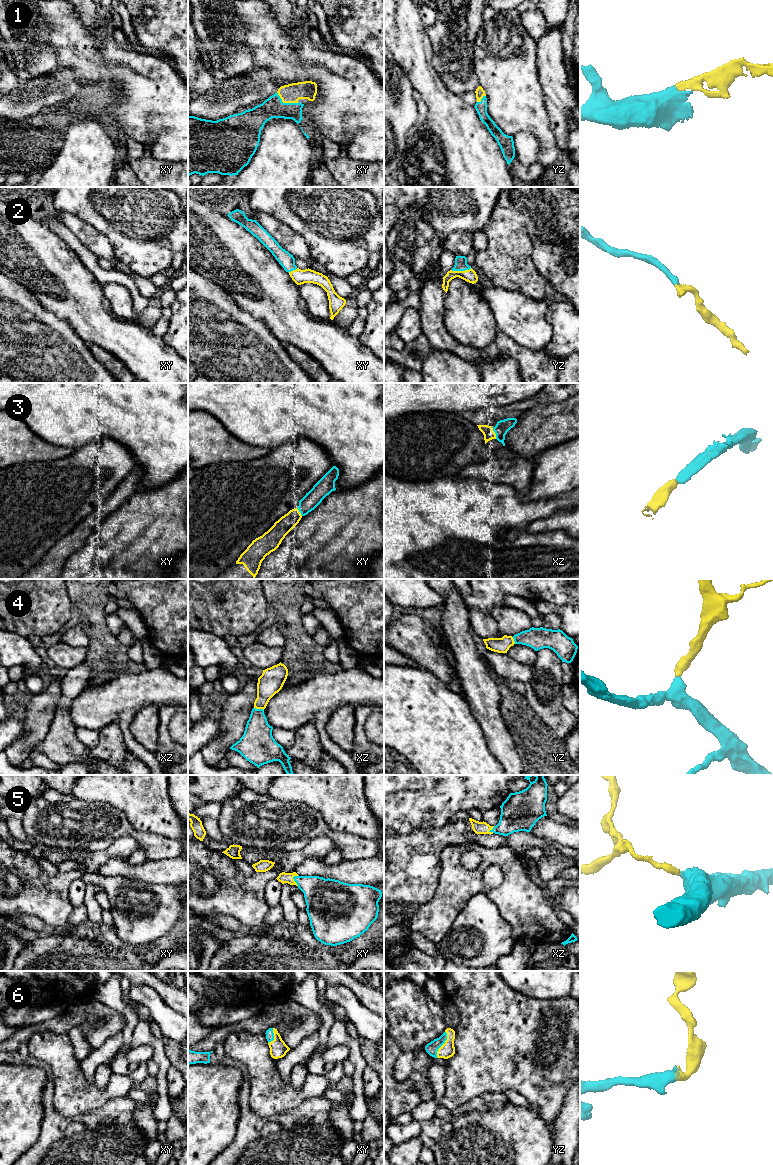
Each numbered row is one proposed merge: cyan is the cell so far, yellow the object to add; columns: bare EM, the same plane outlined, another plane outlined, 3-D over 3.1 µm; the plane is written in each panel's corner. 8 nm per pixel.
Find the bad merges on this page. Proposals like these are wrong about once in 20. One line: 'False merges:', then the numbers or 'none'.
False merges: none

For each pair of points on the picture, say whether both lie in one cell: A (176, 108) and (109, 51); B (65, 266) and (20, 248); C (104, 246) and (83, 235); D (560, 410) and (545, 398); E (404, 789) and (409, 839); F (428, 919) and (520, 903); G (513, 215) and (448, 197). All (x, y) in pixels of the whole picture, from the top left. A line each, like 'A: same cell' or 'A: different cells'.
A: same cell
B: same cell
C: same cell
D: different cells
E: different cells
F: same cell
G: different cells

